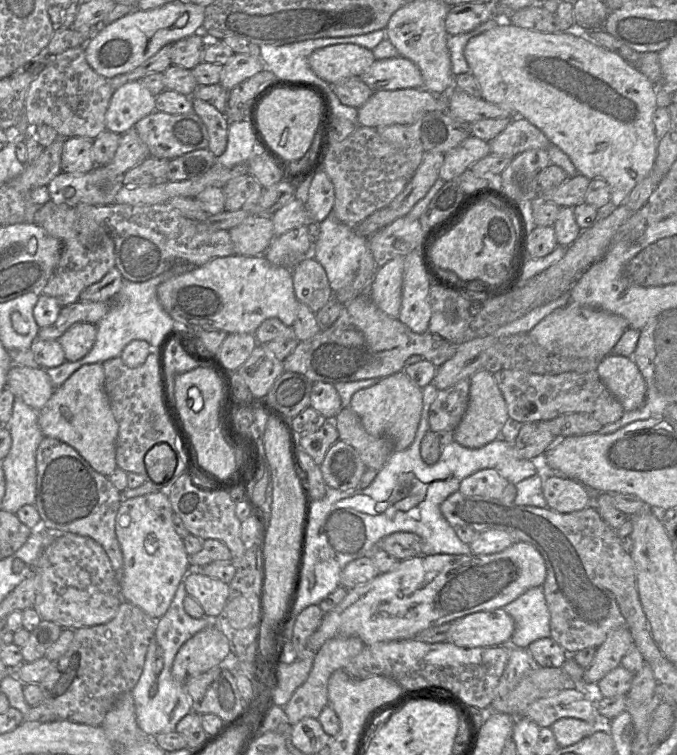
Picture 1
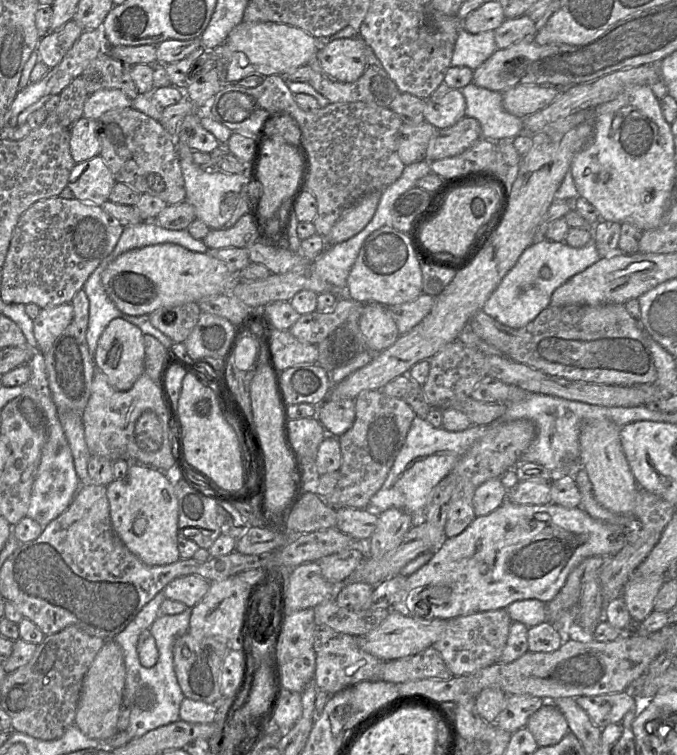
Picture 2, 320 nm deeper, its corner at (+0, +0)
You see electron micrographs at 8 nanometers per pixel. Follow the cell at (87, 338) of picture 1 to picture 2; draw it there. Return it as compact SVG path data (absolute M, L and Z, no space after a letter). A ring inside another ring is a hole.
M71 303L40 310L33 320L33 333L42 354L50 350L55 340L71 323L74 310Z

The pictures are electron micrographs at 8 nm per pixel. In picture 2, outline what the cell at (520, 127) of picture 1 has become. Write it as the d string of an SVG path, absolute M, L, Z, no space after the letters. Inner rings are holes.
M464 116L453 126L436 130L428 143L425 159L431 162L456 156L481 138L480 123L474 118Z

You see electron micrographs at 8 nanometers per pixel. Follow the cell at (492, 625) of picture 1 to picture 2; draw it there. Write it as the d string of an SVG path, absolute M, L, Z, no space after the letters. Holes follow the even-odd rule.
M390 610L384 621L374 630L357 636L359 647L381 661L391 661L415 655L434 645L444 632L448 620L435 618L429 622L419 622L410 616Z

